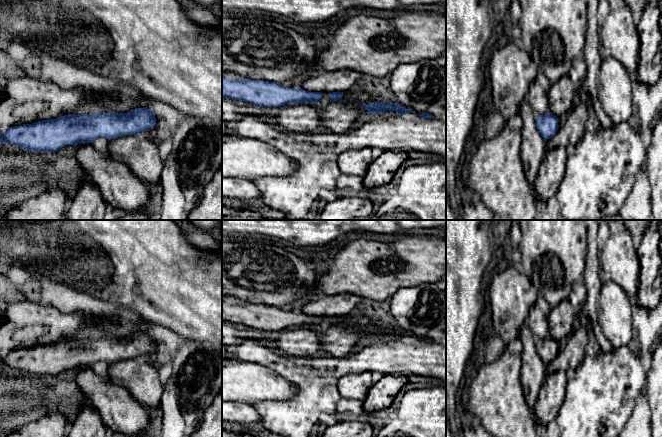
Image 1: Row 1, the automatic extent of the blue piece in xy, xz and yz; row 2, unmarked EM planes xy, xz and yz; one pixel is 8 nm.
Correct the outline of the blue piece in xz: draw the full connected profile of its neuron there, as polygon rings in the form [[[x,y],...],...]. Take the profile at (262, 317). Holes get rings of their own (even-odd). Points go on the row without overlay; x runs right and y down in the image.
[[[222,300],[222,321],[241,324],[261,331],[278,331],[294,327],[318,328],[324,317],[309,316],[302,312],[284,311],[276,306],[229,303]]]

